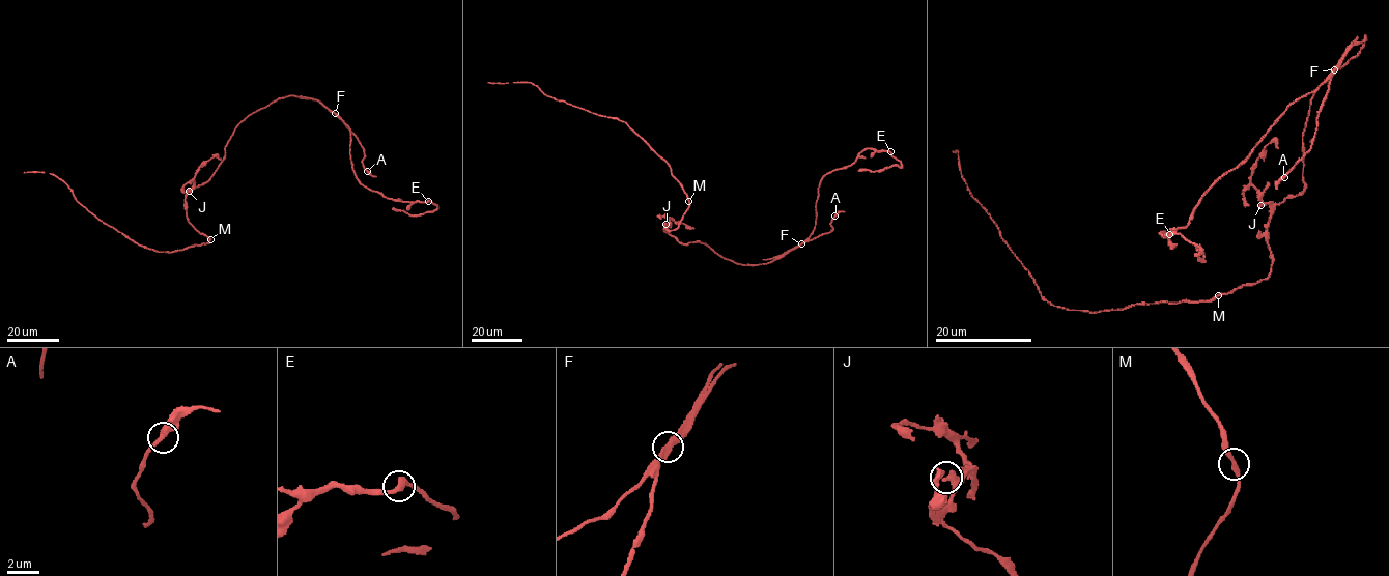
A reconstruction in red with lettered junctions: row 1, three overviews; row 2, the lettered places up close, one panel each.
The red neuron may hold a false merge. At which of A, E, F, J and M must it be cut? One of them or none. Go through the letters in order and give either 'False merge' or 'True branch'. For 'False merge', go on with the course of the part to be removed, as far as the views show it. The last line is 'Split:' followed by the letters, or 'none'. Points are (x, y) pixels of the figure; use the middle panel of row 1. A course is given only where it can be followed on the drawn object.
A: True branch
E: True branch
F: False merge. Course of the part to remove: (801, 243), (815, 227), (821, 180), (827, 173), (851, 165), (867, 148), (888, 151), (902, 165), (858, 171)
J: True branch
M: True branch
Split: F

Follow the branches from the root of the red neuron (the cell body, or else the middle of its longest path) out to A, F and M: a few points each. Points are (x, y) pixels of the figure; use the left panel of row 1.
A: (224, 156), (244, 119), (295, 95), (317, 99), (343, 121), (363, 148), (367, 171)
F: (224, 156), (225, 146), (241, 121), (279, 98), (295, 95), (316, 99), (335, 113)
M: (224, 156), (210, 178), (189, 191), (186, 199), (189, 222), (209, 240)

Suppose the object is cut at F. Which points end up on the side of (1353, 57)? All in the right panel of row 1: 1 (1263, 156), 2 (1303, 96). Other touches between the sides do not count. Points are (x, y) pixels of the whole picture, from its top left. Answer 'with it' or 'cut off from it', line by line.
1: with it
2: cut off from it

